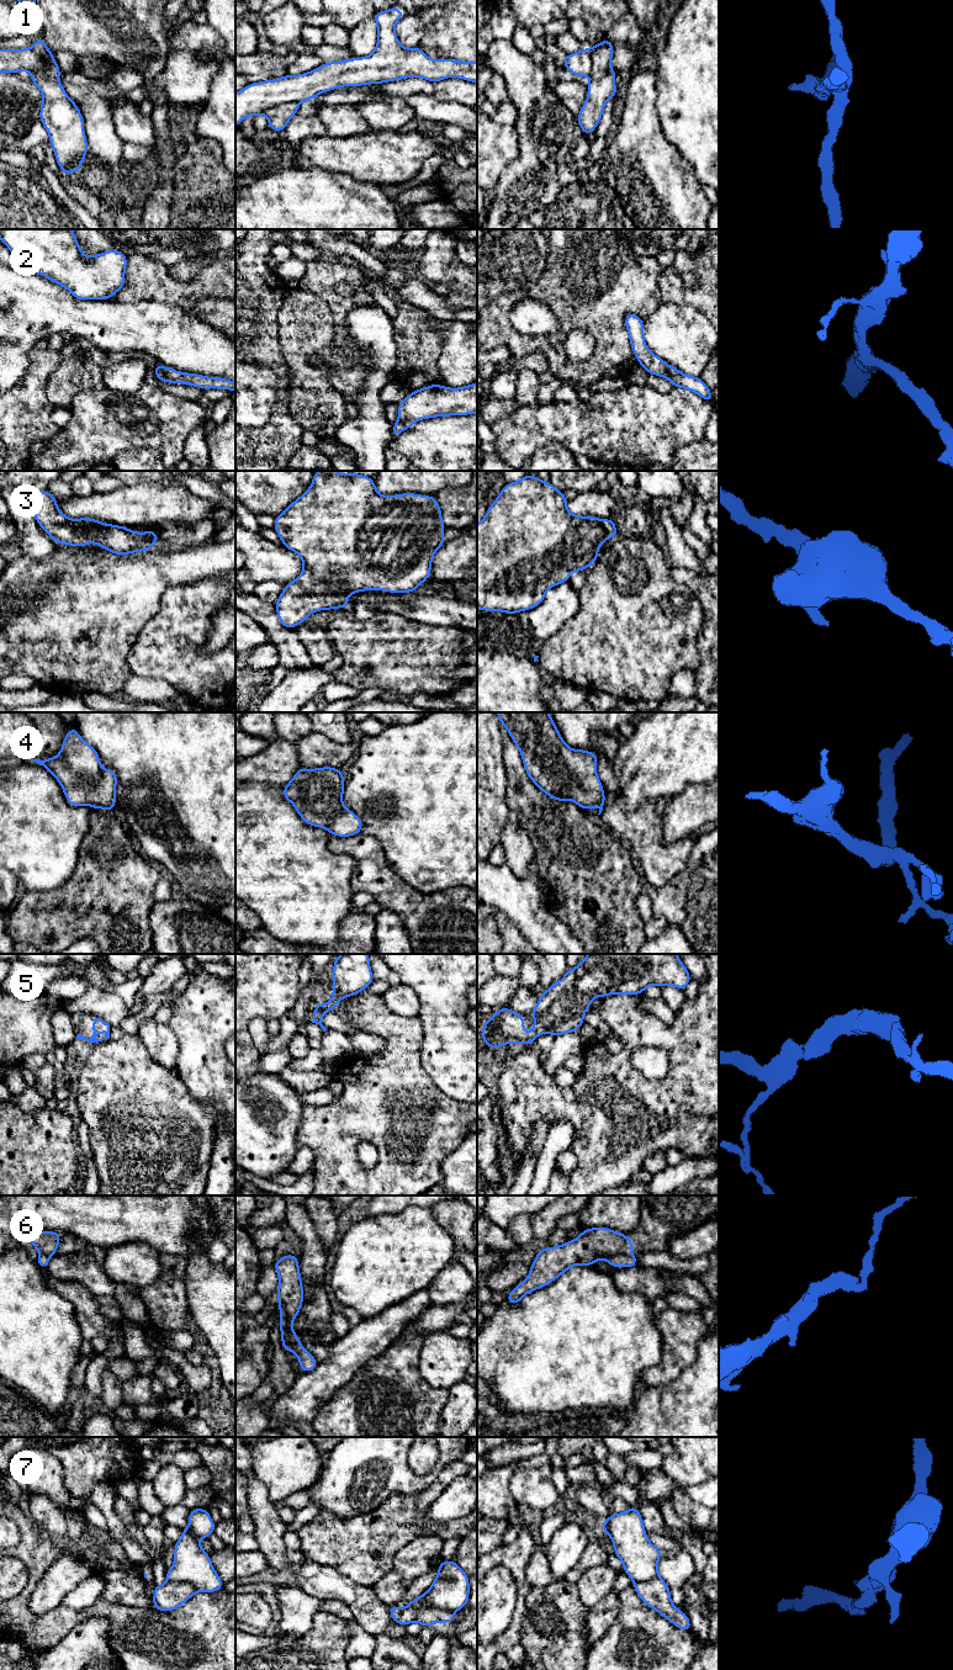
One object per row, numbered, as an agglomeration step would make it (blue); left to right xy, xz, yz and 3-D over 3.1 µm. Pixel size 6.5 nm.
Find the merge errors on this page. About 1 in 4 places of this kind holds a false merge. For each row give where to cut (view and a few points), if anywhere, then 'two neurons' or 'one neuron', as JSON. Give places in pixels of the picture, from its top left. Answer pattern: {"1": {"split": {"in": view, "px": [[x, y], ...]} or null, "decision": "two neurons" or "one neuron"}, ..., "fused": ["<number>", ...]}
{"1": {"split": {"in": "xz", "px": [[298, 102], [276, 104], [263, 112]]}, "decision": "two neurons"}, "2": {"split": null, "decision": "one neuron"}, "3": {"split": null, "decision": "one neuron"}, "4": {"split": null, "decision": "one neuron"}, "5": {"split": null, "decision": "one neuron"}, "6": {"split": {"in": "yz", "px": [[631, 1255], [610, 1254], [601, 1257]]}, "decision": "two neurons"}, "7": {"split": {"in": "xz", "px": [[423, 1595], [430, 1606], [451, 1612]]}, "decision": "two neurons"}, "fused": ["1", "6", "7"]}

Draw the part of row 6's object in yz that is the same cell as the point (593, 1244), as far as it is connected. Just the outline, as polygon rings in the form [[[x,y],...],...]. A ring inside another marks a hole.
[[[603,1226],[583,1229],[578,1237],[563,1245],[540,1247],[529,1276],[508,1293],[505,1300],[520,1304],[525,1294],[546,1287],[572,1266],[593,1266],[602,1257],[616,1253],[632,1256],[632,1239]]]

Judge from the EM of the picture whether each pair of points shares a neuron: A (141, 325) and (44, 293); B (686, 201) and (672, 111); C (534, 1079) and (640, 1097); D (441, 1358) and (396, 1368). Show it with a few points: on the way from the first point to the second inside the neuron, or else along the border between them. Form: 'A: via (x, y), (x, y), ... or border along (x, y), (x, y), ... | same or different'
A: via (117, 325), (68, 316) | same
B: border along (661, 127), (665, 137), (679, 153) | different
C: via (560, 1097), (614, 1097) | same
D: border along (424, 1336), (418, 1372), (434, 1388) | different

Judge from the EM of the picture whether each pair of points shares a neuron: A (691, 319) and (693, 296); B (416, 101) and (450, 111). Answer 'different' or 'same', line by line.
A: different
B: same

